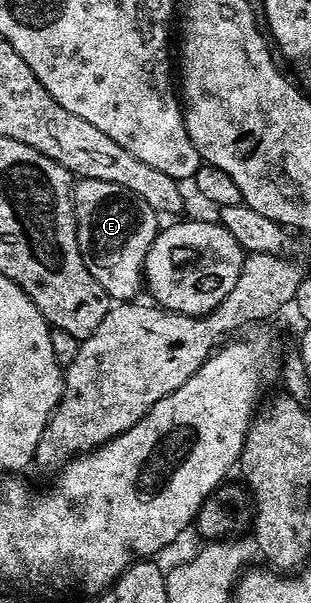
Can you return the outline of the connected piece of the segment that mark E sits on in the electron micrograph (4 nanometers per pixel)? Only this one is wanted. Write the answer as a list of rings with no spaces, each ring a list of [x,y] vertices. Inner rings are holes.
[[[81,178],[72,187],[78,248],[90,276],[102,284],[109,299],[128,304],[144,286],[144,261],[158,233],[158,213],[134,192],[106,180]]]

